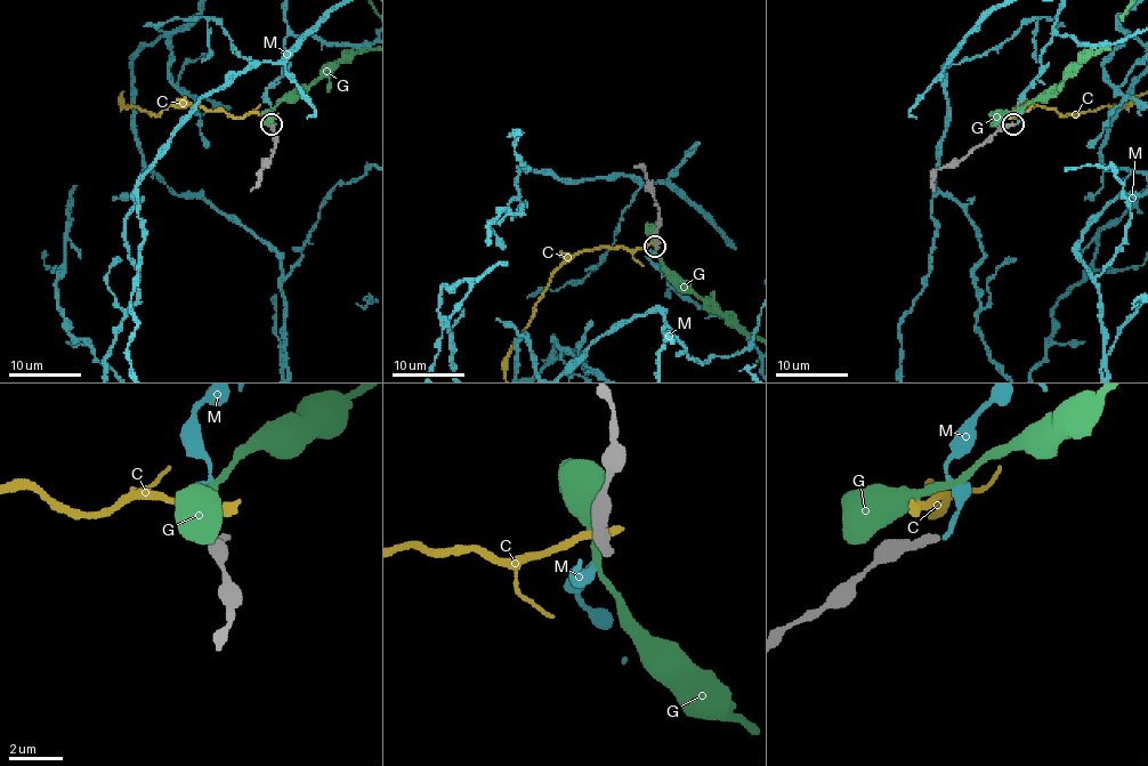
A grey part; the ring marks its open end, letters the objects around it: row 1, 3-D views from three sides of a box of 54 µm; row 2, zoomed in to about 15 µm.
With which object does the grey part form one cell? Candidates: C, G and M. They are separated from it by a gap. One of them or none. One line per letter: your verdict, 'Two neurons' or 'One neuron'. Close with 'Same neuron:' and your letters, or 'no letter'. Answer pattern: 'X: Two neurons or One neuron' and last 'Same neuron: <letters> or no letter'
C: Two neurons
G: Two neurons
M: One neuron
Same neuron: M

